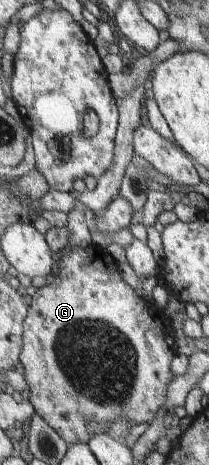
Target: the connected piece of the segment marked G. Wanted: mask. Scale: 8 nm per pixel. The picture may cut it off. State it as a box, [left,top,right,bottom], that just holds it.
[22,243,179,444]

